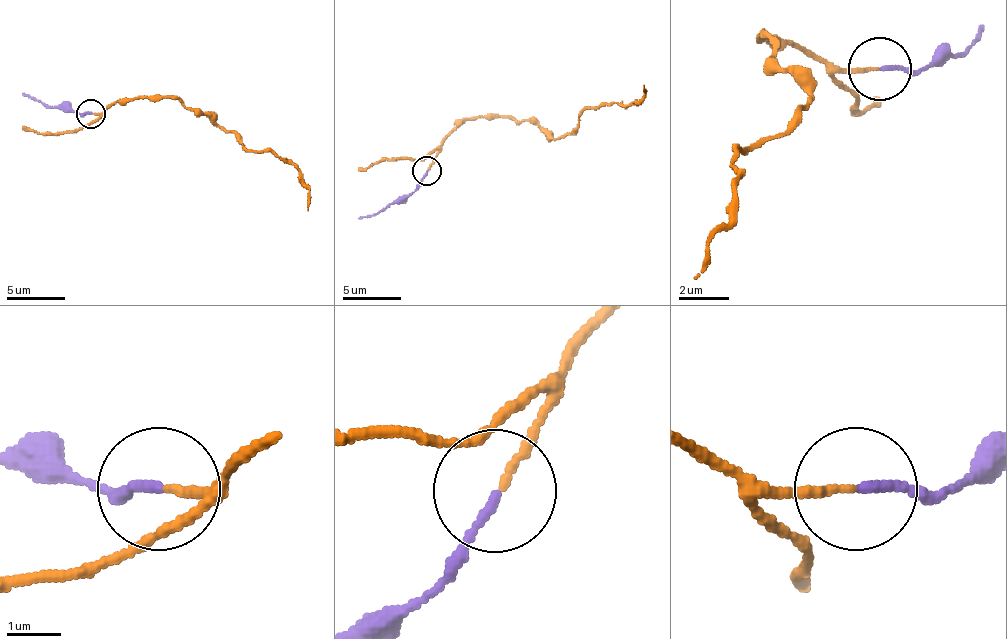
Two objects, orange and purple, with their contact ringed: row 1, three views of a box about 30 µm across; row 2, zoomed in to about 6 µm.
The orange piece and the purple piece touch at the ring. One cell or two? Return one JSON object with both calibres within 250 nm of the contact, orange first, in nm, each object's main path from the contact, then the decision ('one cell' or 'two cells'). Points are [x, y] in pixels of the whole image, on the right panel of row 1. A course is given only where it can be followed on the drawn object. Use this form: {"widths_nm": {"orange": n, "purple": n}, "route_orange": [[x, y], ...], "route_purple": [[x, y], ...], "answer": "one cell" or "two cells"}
{"widths_nm": {"orange": 130, "purple": 140}, "route_orange": [[878, 70], [828, 70], [765, 33], [771, 58], [809, 101], [784, 133], [734, 164], [734, 214], [696, 277]], "route_purple": [[878, 70], [921, 70], [984, 26]], "answer": "one cell"}

